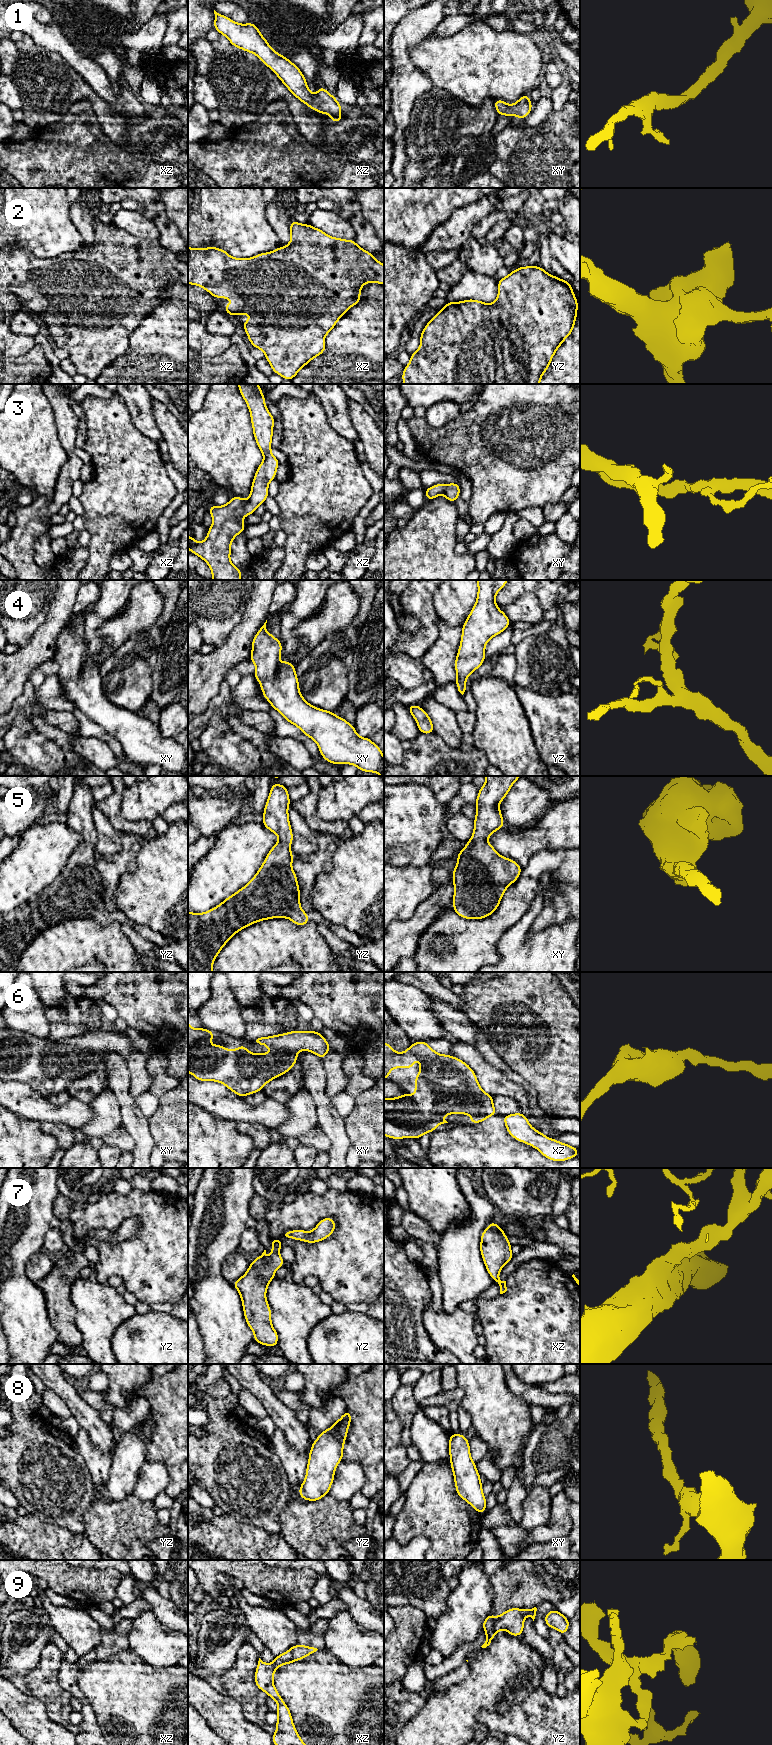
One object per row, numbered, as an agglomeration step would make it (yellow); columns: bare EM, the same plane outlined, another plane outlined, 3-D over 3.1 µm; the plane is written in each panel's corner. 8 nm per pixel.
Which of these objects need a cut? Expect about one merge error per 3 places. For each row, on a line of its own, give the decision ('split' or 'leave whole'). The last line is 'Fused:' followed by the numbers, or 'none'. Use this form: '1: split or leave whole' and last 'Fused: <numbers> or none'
1: leave whole
2: leave whole
3: leave whole
4: leave whole
5: leave whole
6: leave whole
7: leave whole
8: leave whole
9: split
Fused: 9

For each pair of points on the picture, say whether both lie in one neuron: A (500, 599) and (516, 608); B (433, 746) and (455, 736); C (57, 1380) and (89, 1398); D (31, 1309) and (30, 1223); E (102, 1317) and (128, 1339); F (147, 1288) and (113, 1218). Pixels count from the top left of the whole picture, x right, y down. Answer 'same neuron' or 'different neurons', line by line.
A: different neurons
B: different neurons
C: different neurons
D: same neuron
E: different neurons
F: same neuron

